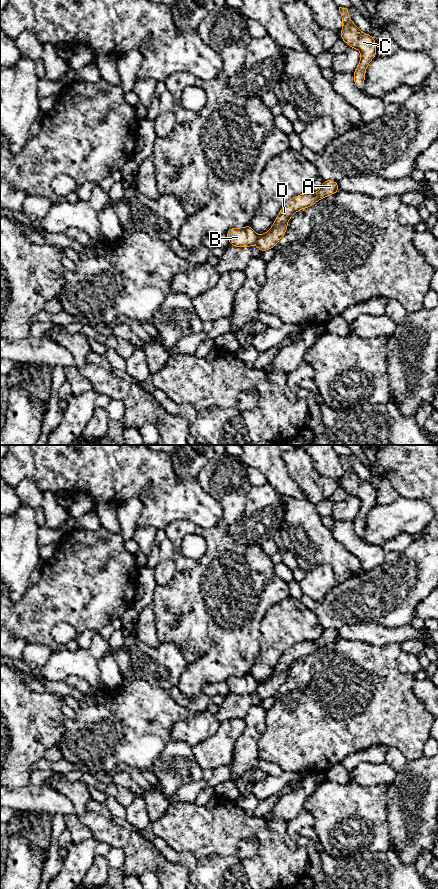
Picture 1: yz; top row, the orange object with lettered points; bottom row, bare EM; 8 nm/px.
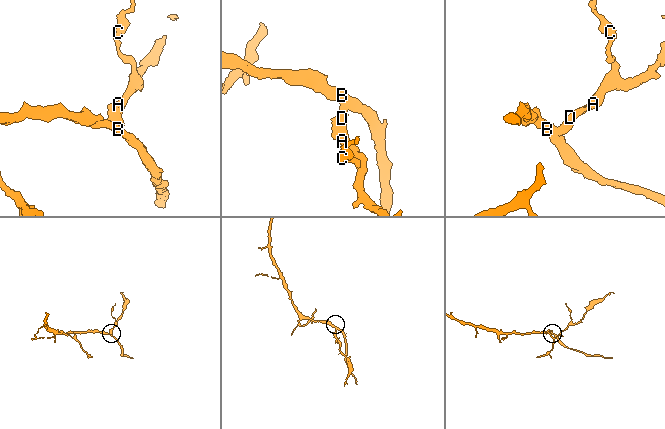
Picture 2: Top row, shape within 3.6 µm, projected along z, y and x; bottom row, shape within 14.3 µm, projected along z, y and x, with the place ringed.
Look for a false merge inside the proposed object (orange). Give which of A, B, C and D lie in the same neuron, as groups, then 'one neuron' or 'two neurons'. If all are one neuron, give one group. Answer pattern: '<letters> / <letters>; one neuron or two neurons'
A C D / B; two neurons

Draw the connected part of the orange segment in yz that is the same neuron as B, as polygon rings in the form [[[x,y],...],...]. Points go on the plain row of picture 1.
[[[250,673],[243,676],[231,676],[226,680],[230,693],[250,695],[256,692],[258,683]]]

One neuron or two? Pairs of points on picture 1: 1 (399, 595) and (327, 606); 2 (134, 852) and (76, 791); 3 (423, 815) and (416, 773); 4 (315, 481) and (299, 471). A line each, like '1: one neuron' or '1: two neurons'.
1: one neuron
2: one neuron
3: one neuron
4: one neuron

